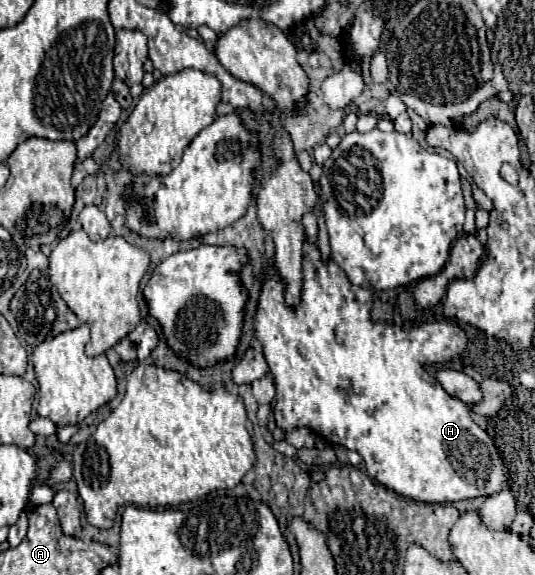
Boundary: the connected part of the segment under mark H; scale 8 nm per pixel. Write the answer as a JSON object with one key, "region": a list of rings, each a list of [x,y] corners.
{"region":[[[309,240],[303,246],[303,298],[299,310],[287,310],[283,306],[283,286],[279,286],[273,270],[265,270],[255,314],[255,338],[263,344],[263,354],[277,386],[273,410],[277,426],[281,430],[307,426],[329,444],[357,450],[371,478],[417,502],[443,504],[497,494],[507,484],[507,478],[493,440],[473,422],[469,406],[451,398],[423,368],[427,362],[457,358],[467,344],[465,332],[451,322],[427,322],[407,332],[393,324],[371,322],[371,300],[373,290],[353,286],[343,270],[335,262],[333,266],[325,262],[319,248],[311,246]]]}

